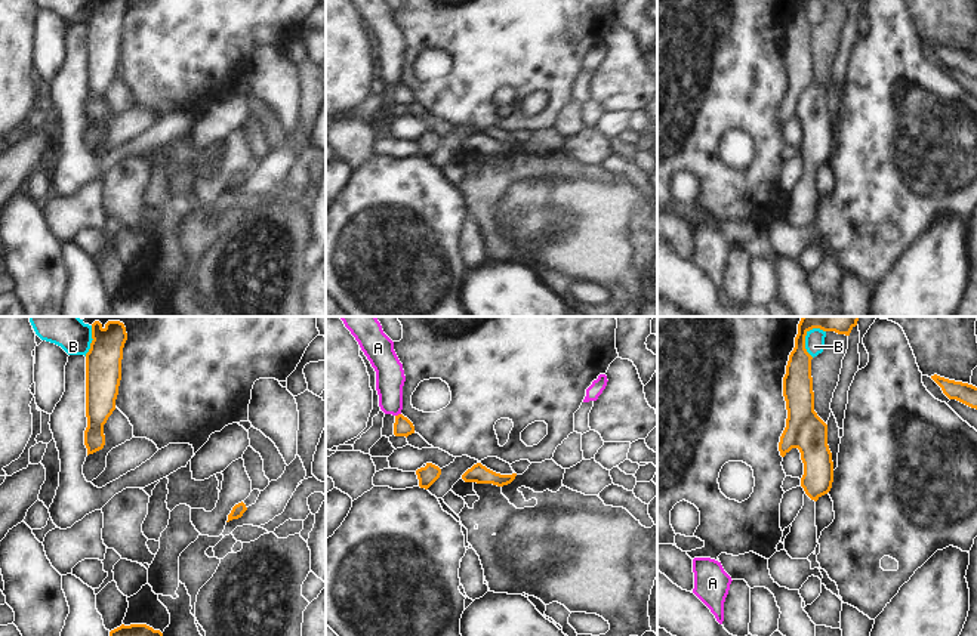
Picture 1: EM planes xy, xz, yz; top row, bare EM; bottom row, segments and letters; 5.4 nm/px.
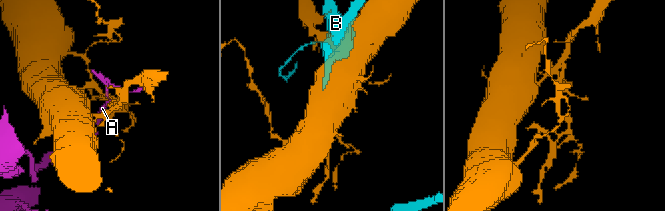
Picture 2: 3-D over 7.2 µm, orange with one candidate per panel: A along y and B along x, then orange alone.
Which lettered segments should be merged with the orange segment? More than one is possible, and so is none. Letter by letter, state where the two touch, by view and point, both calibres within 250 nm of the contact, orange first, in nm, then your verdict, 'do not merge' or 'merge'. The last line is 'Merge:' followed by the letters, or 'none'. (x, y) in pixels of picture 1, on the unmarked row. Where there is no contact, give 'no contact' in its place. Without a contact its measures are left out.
A: xz (398, 83) | 100/160 nm | do not merge
B: yz (804, 14) | 160/110 nm | do not merge
Merge: none

